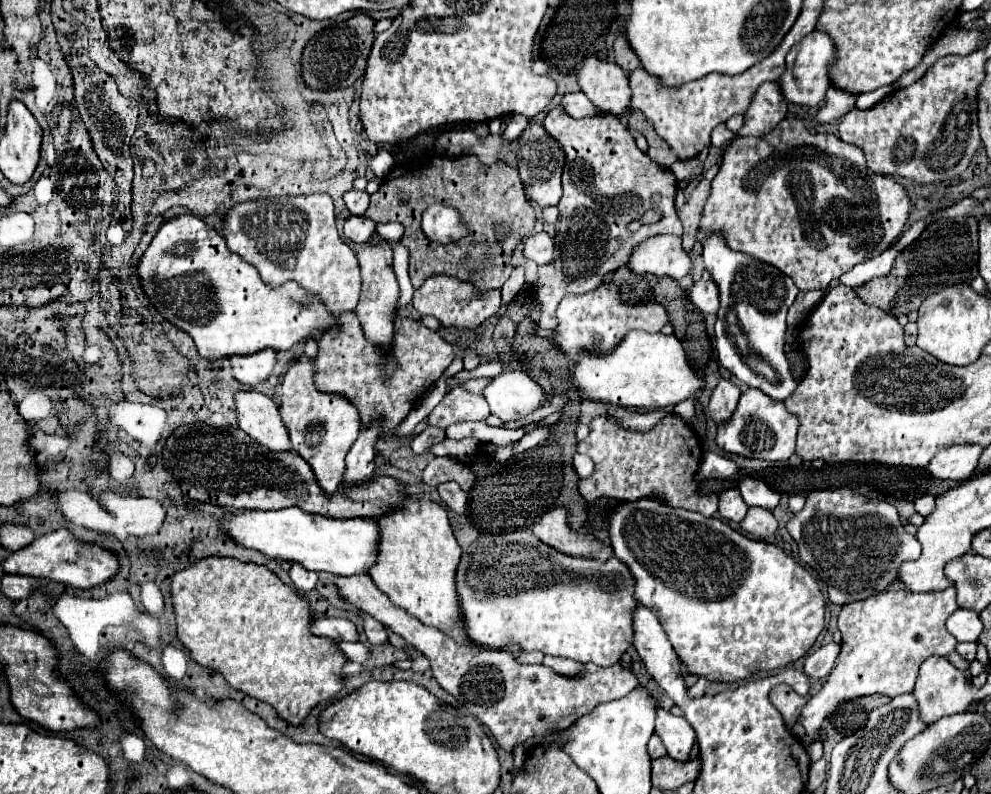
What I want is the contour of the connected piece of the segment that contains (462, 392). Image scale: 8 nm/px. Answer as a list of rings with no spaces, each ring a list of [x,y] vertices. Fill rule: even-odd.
[[[462,387],[446,393],[446,397],[428,415],[428,425],[446,429],[452,423],[462,421],[484,421],[490,415],[486,399],[482,395],[472,395]]]

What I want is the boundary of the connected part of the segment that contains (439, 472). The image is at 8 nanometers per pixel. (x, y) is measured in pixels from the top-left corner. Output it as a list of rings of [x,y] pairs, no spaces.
[[[434,457],[424,469],[422,481],[432,487],[438,487],[440,483],[446,483],[446,481],[456,481],[464,491],[468,491],[474,485],[476,477],[468,467],[468,463],[460,463],[450,457]]]

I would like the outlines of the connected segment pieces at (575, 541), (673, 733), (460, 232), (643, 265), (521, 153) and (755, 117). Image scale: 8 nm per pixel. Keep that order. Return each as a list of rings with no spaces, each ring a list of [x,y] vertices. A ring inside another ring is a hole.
[[[556,507],[548,511],[546,515],[542,515],[532,525],[532,531],[542,543],[572,557],[590,557],[590,559],[608,561],[612,555],[612,549],[602,545],[594,537],[570,531],[564,507]]]
[[[656,707],[656,735],[662,737],[672,759],[690,759],[690,751],[694,745],[694,729],[686,719],[676,717],[670,711],[664,711],[662,707]]]
[[[444,203],[428,205],[428,209],[422,213],[422,231],[436,243],[454,243],[470,233],[458,209]]]
[[[658,235],[658,237],[650,237],[646,239],[642,245],[636,245],[626,261],[626,267],[634,273],[652,273],[656,277],[672,277],[672,279],[680,279],[690,271],[690,257],[682,248],[682,239],[676,235]]]
[[[528,125],[528,129],[510,147],[512,147],[512,151],[516,151],[516,161],[518,161],[516,167],[520,171],[526,197],[532,203],[536,203],[538,207],[558,205],[558,201],[562,197],[560,175],[562,175],[562,169],[566,163],[566,157],[562,153],[562,149],[558,147],[558,143],[552,137],[548,137],[548,133],[542,129],[542,125]]]
[[[766,81],[756,89],[752,97],[752,103],[744,115],[740,135],[756,135],[756,137],[766,135],[784,117],[786,117],[786,101],[782,97],[780,85]]]

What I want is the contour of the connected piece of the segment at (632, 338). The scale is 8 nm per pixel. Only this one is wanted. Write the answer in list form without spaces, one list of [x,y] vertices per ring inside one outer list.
[[[630,331],[610,355],[584,353],[578,365],[570,367],[570,377],[582,397],[590,401],[612,401],[628,407],[674,407],[702,393],[704,381],[690,365],[682,343],[674,335]]]

